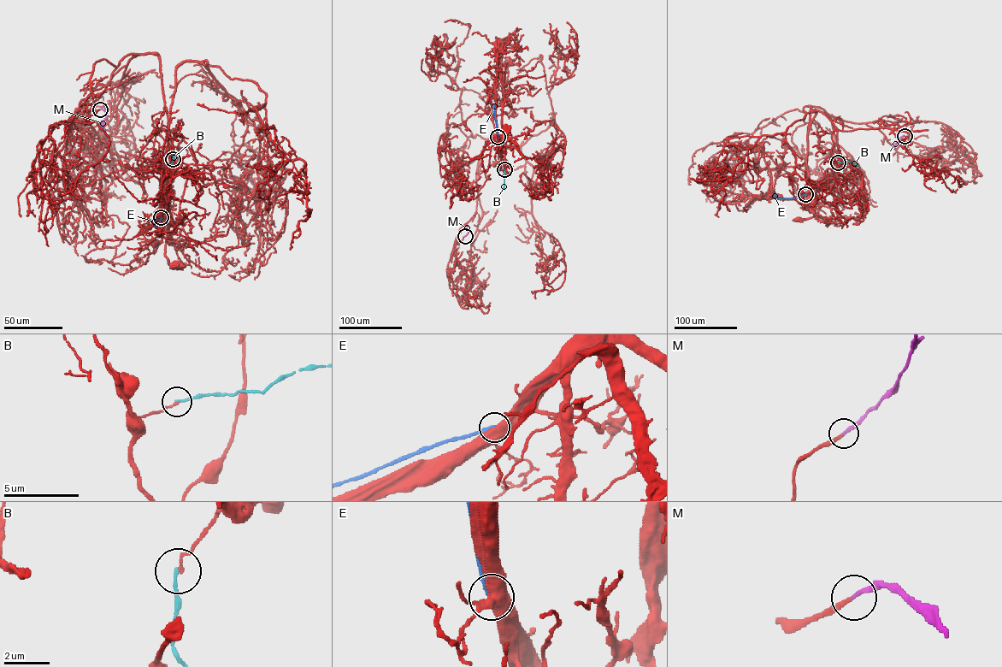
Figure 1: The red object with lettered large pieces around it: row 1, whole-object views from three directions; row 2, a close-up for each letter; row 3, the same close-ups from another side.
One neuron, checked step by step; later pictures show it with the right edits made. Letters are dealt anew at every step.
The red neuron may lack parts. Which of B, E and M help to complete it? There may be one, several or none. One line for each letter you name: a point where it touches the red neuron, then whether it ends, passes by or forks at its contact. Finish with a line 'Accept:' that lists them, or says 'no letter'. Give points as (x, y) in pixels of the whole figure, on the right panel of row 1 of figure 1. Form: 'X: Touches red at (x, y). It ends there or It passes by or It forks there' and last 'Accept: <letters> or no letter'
M: Touches red at (904, 136). It ends there
Accept: M

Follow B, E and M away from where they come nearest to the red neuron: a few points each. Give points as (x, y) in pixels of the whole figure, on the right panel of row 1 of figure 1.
B: (838, 162), (847, 160), (857, 165)
E: (805, 194), (786, 198), (779, 198), (774, 194)
M: (904, 136), (894, 147)

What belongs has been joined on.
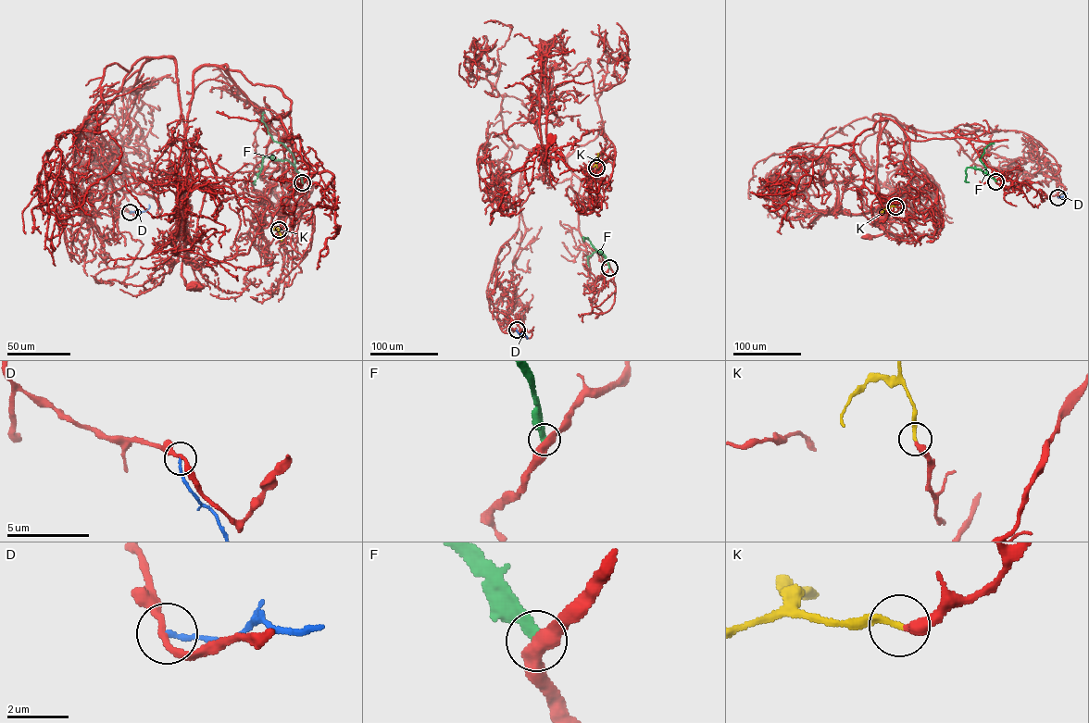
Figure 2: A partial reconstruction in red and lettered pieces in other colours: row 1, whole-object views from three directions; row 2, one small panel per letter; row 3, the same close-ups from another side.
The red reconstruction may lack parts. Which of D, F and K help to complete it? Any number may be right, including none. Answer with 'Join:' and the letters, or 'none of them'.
Join: K

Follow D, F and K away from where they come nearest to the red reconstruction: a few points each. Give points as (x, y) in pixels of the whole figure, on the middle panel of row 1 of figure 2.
D: (516, 330), (527, 339)
F: (609, 268), (602, 252), (594, 248), (587, 237), (583, 237), (583, 241)
K: (596, 168), (597, 153)

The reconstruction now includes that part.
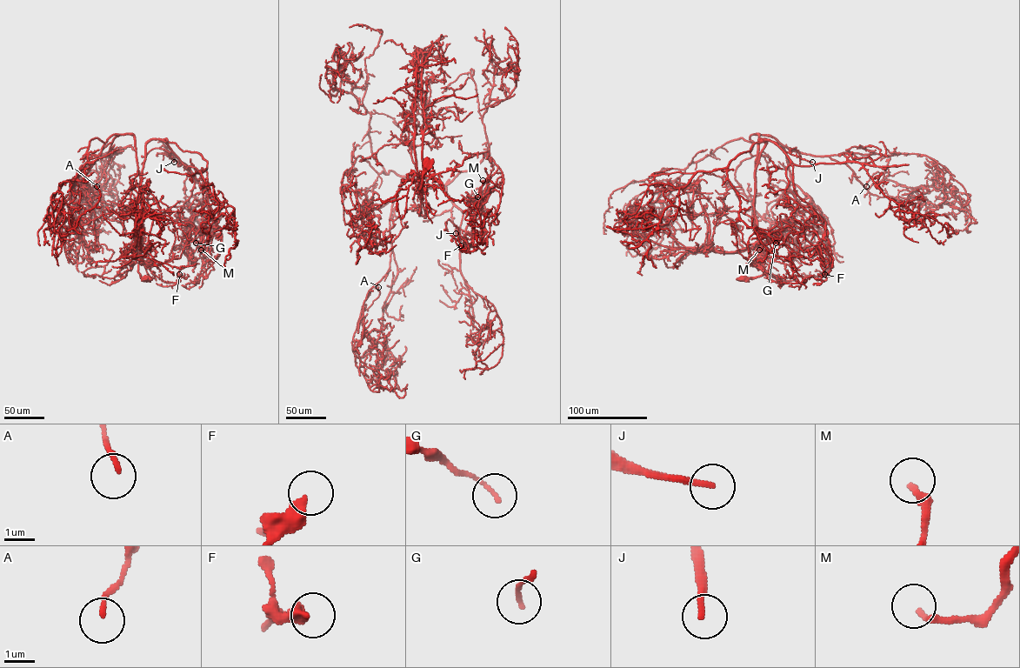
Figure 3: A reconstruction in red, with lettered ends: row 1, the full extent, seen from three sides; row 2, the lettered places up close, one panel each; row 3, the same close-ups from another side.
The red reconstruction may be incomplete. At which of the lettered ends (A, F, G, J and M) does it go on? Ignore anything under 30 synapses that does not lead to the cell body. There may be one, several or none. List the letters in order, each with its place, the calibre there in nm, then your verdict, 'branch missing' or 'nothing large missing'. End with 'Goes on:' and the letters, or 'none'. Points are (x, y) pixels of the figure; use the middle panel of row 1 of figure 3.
A: place (378, 287); calibre 170 nm; nothing large missing
F: place (461, 245); calibre 400 nm; branch missing
G: place (477, 197); calibre 140 nm; nothing large missing
J: place (456, 233); calibre 220 nm; branch missing
M: place (483, 180); calibre 240 nm; nothing large missing
Goes on: F, J

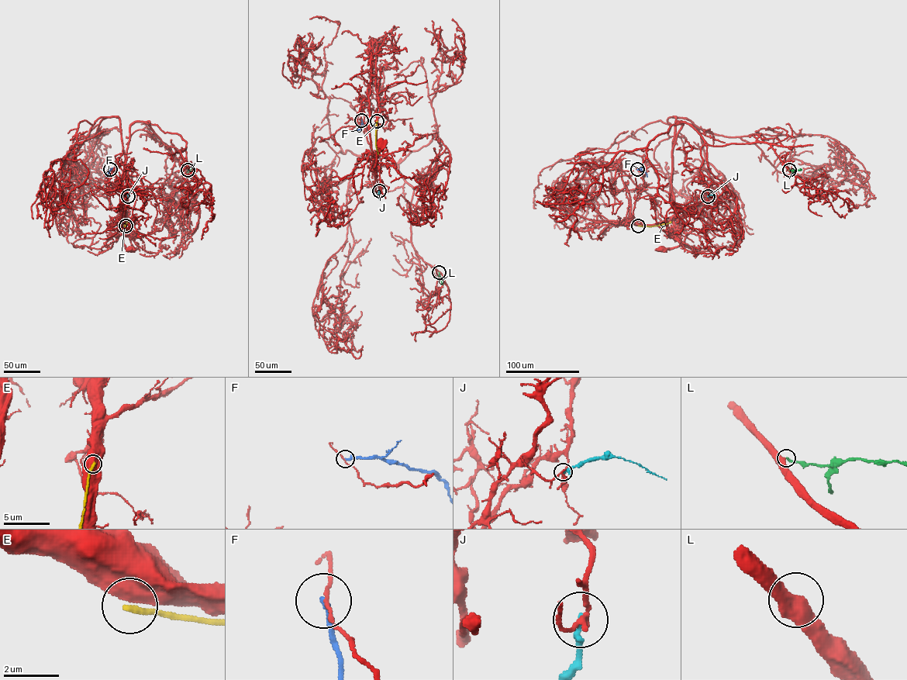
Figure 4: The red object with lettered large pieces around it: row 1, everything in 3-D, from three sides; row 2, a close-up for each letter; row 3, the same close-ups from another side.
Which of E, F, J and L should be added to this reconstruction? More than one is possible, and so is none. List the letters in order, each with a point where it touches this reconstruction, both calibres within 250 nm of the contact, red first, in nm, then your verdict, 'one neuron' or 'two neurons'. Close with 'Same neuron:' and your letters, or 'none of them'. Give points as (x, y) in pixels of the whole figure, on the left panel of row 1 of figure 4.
E: meets red at (125, 226); 750 nm thick on the red side, 240 nm on the other; two neurons
F: meets red at (110, 169); 110 nm thick on the red side, 240 nm on the other; two neurons
J: meets red at (128, 196); 160 nm thick on the red side, 220 nm on the other; two neurons
L: meets red at (187, 170); 460 nm thick on the red side, 200 nm on the other; one neuron
Same neuron: L

